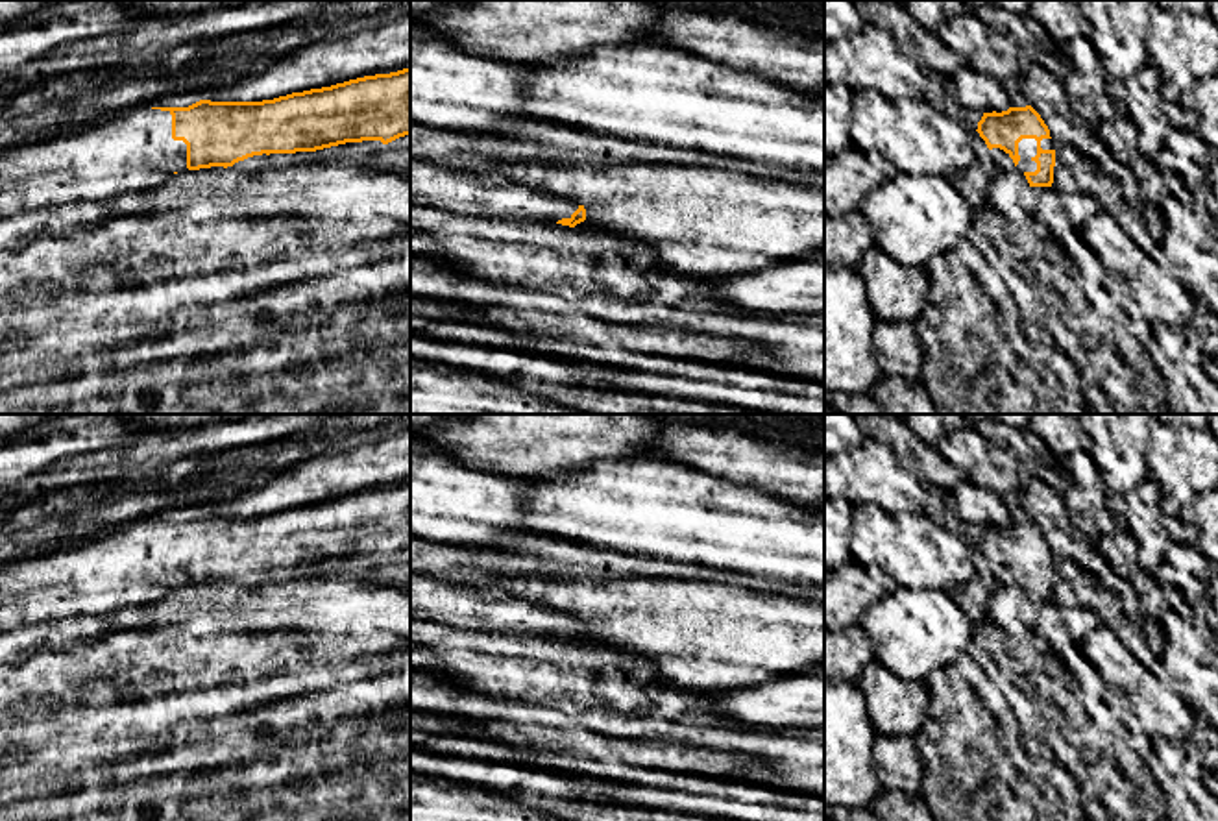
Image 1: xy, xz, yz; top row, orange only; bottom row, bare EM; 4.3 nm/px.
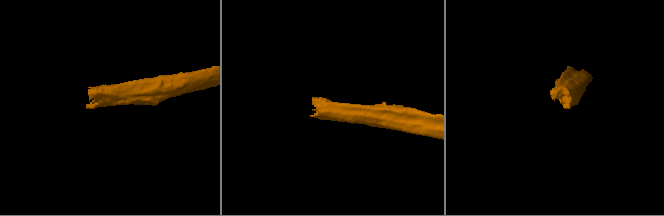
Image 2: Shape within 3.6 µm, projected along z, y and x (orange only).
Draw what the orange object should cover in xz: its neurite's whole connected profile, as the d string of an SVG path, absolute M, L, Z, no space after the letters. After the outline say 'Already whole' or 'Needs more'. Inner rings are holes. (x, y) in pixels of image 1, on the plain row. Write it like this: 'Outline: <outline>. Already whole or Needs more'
Outline: M410 571L410 618L457 629L542 636L575 642L586 634L584 619L540 607L525 597L493 595L475 584Z. Needs more

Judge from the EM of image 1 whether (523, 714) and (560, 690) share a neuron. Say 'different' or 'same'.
different

